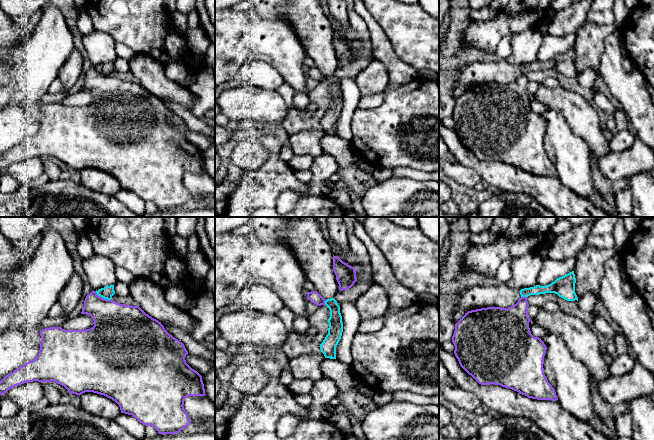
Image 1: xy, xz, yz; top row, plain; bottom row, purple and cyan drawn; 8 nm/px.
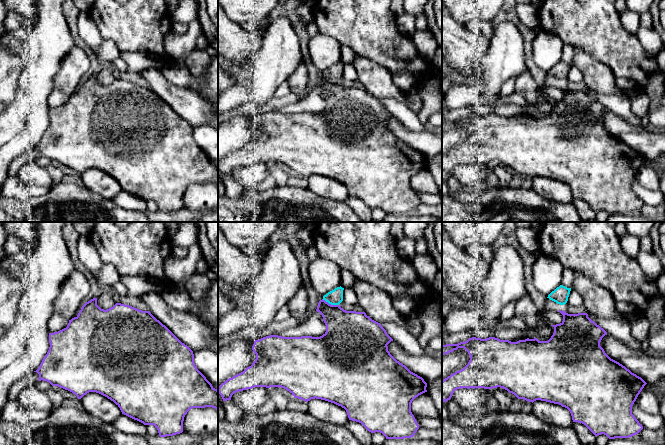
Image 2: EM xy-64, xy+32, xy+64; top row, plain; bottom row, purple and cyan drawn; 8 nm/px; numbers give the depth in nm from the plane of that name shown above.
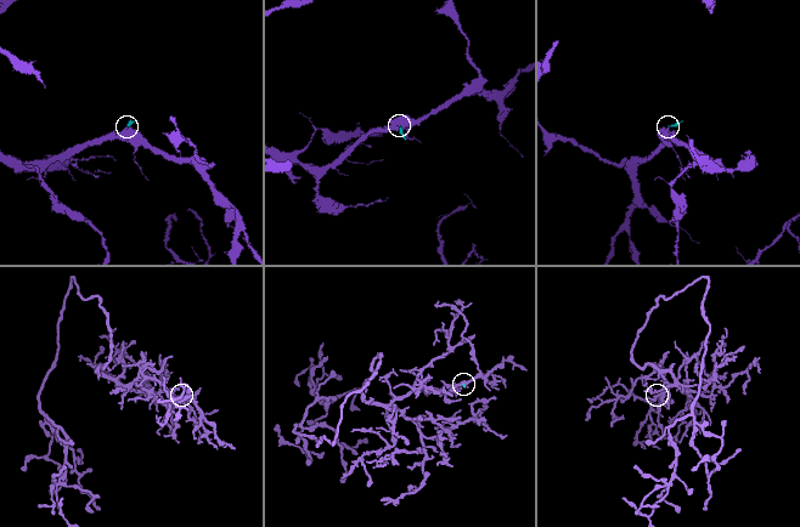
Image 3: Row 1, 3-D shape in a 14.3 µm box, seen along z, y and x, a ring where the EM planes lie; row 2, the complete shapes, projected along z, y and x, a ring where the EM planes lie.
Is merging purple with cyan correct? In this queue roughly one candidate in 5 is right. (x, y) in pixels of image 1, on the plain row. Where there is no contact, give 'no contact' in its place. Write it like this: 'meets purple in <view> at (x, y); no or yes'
meets purple in xy at (101, 73); no

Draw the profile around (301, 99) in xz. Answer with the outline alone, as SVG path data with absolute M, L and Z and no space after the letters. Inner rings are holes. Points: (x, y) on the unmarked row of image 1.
M295 92L294 94L294 102L295 102L295 108L306 115L307 113L307 106L310 103L308 94L303 92Z

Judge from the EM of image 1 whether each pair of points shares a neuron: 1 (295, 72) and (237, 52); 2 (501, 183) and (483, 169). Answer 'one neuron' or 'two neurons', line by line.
1: one neuron
2: one neuron

